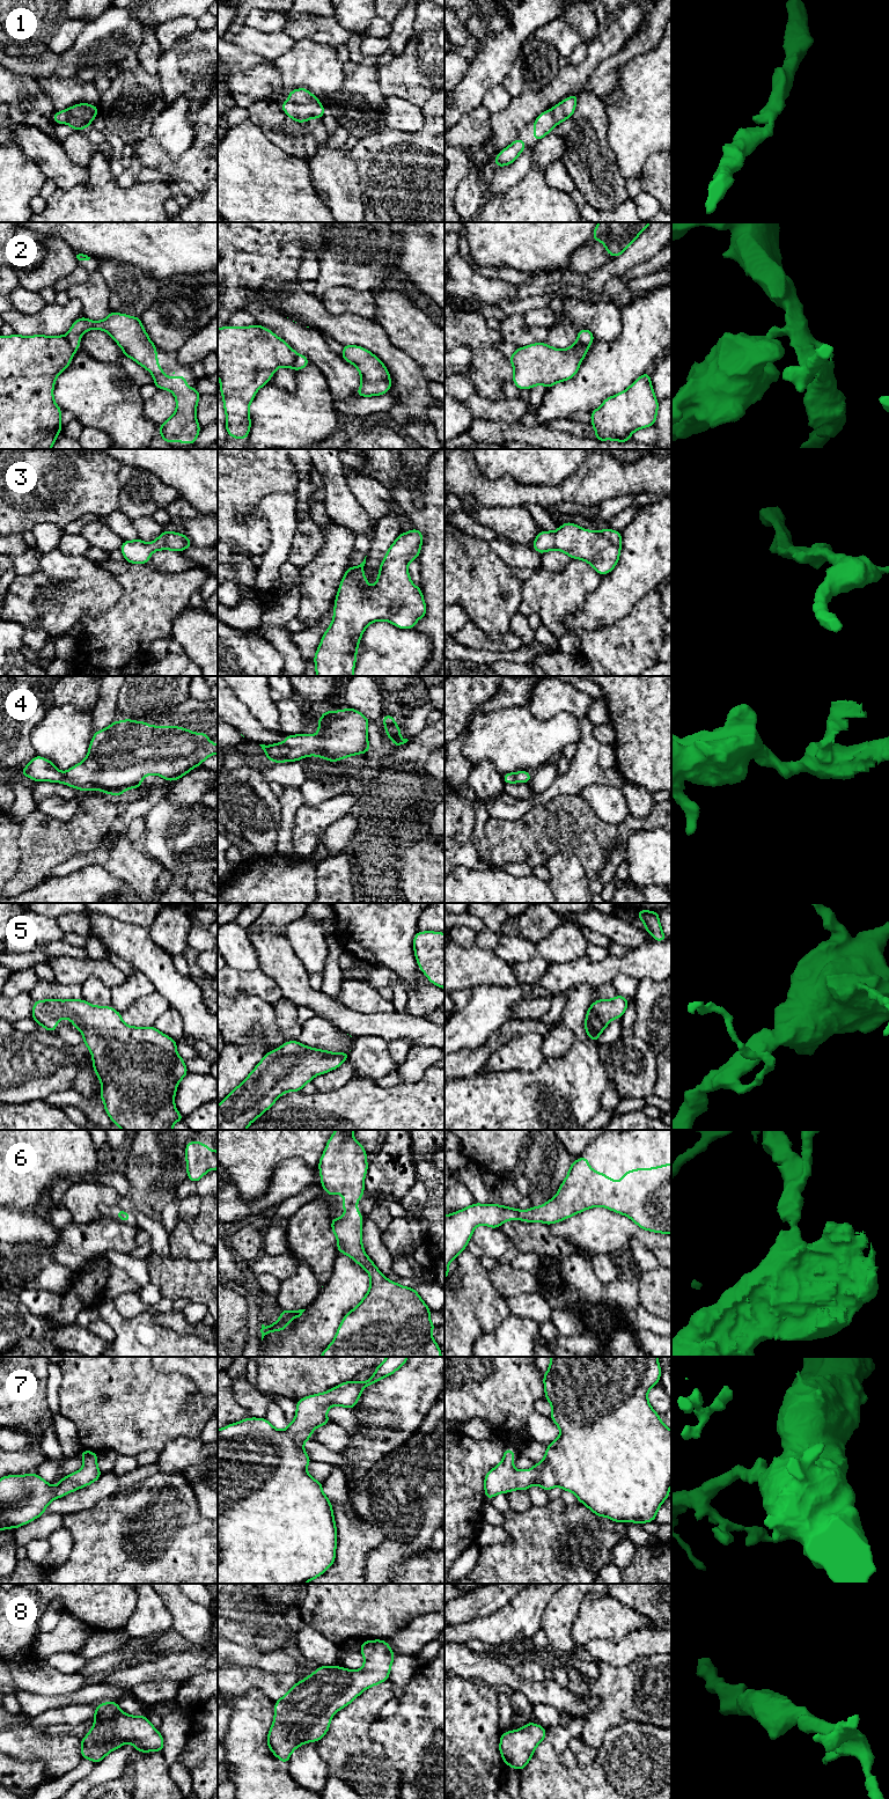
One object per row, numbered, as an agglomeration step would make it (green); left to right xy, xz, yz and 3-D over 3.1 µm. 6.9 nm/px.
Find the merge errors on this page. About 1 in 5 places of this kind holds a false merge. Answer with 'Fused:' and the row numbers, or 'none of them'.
Fused: 2

